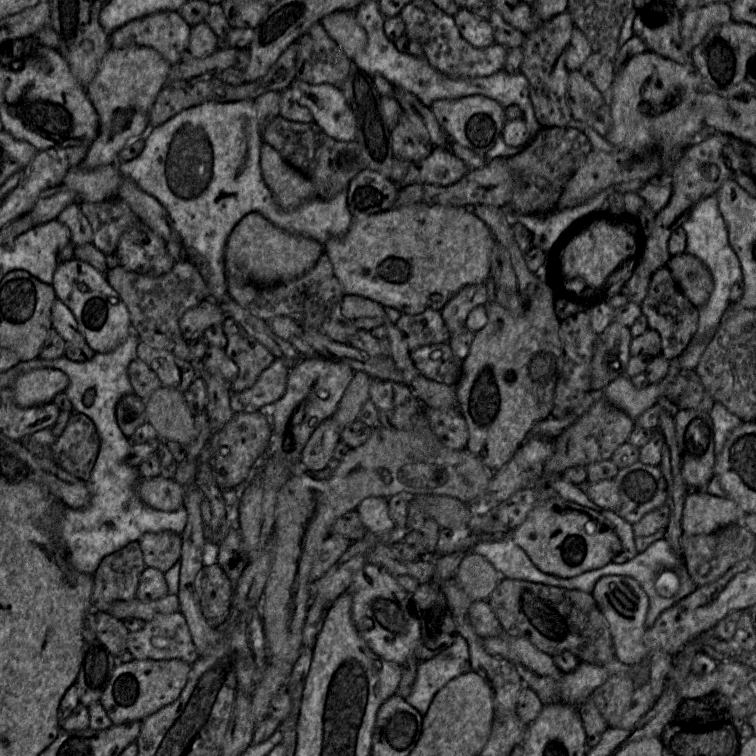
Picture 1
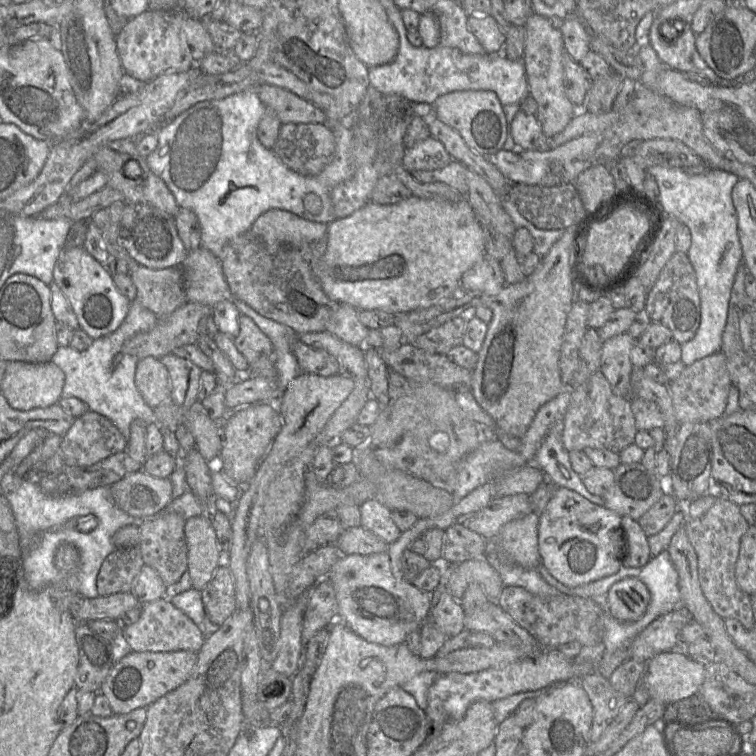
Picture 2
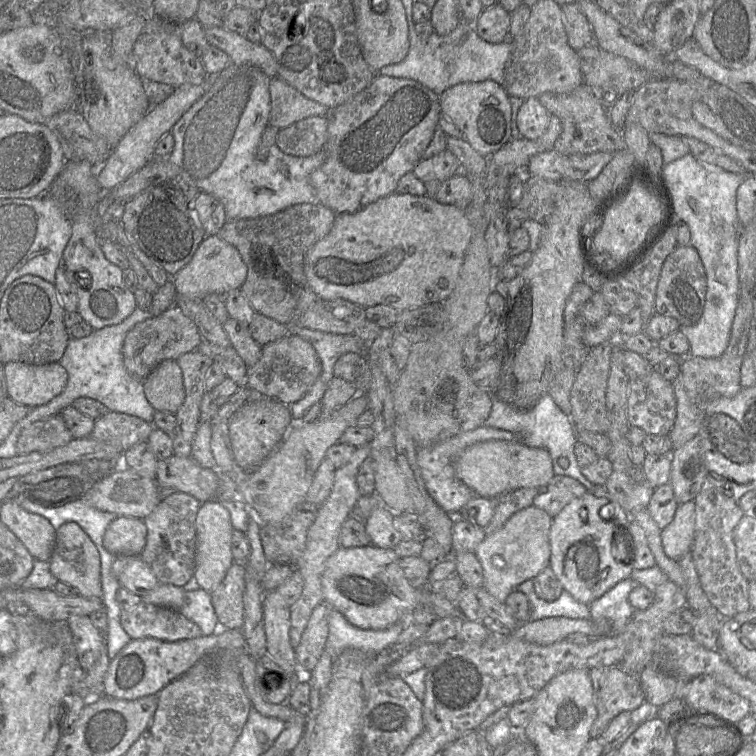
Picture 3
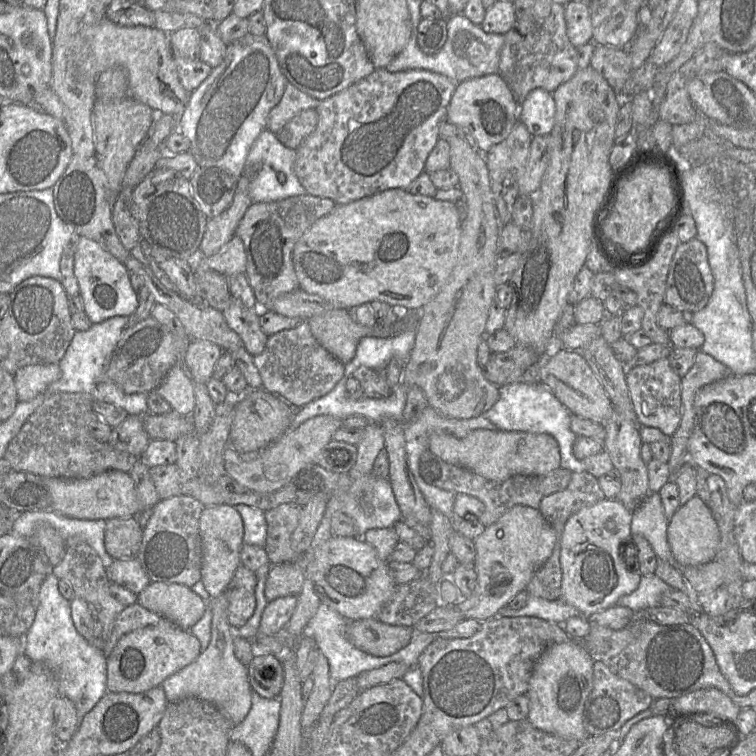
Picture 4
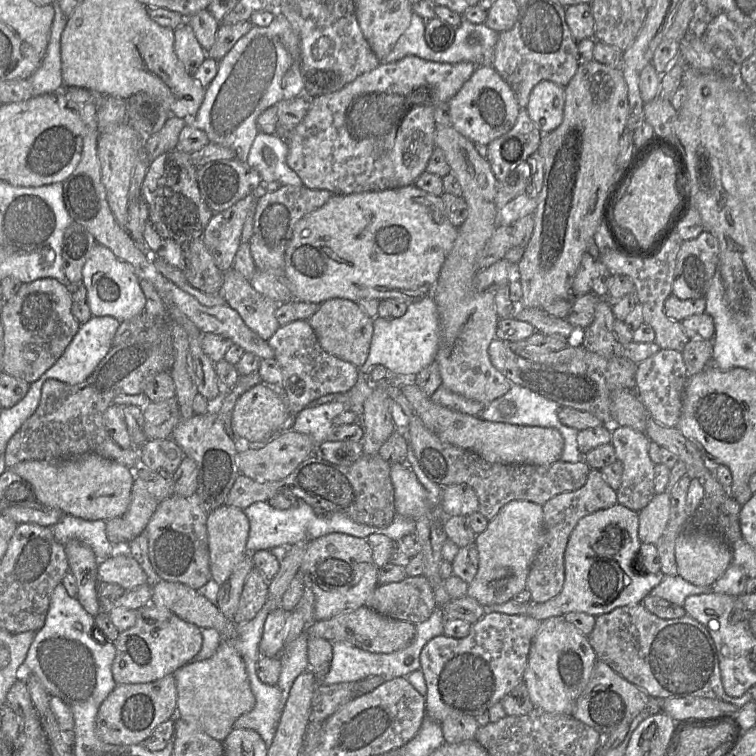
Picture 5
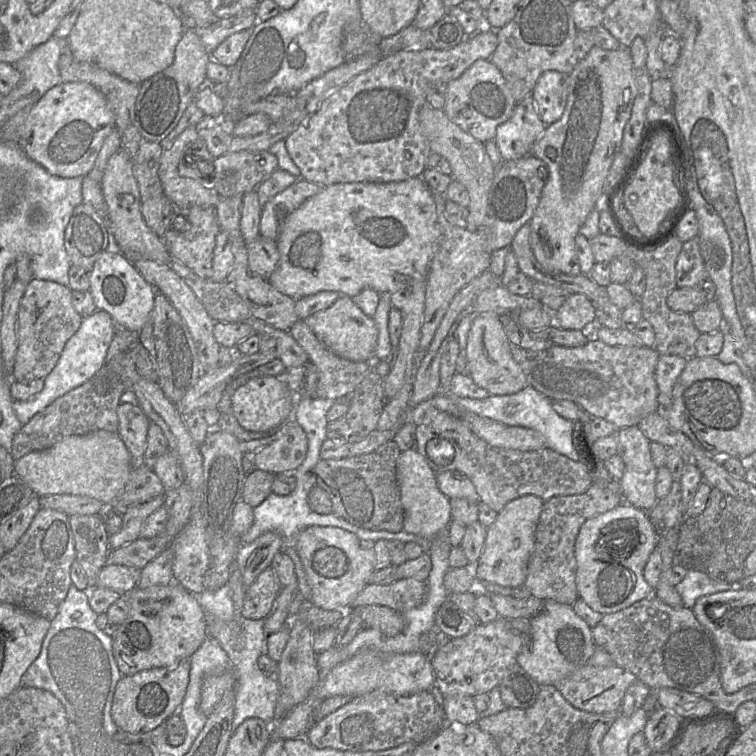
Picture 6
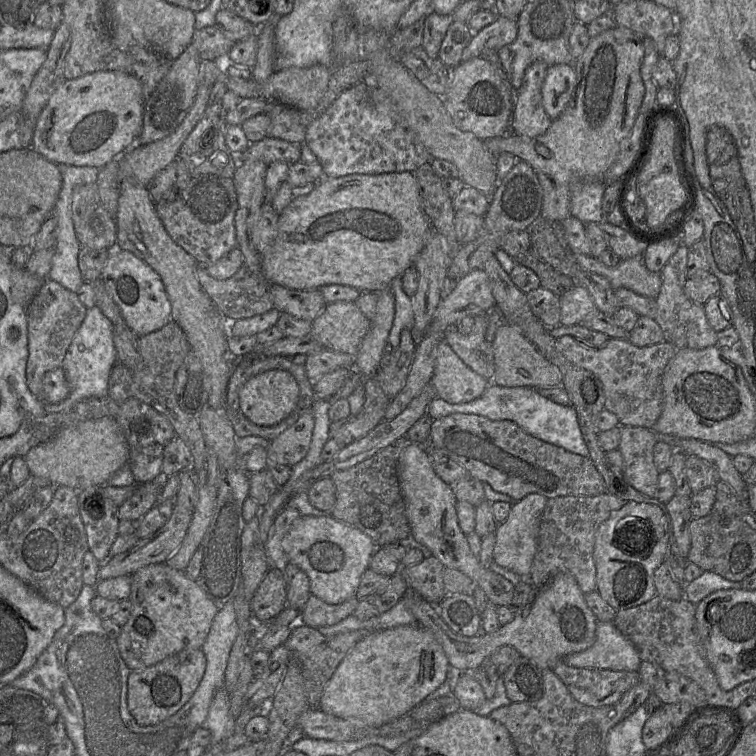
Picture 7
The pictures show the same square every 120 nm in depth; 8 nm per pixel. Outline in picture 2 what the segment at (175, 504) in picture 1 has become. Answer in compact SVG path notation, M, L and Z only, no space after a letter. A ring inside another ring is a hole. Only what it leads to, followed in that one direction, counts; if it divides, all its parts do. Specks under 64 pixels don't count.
M143 470L128 474L110 489L115 504L137 518L152 518L174 500L170 478L157 478Z

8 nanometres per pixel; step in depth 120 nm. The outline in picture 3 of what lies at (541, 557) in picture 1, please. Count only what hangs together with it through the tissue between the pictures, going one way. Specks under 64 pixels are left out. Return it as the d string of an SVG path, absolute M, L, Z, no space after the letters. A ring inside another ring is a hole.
M586 492L570 501L552 519L549 566L562 588L575 600L589 605L617 583L630 578L634 570L632 563L625 564L624 560L619 558L619 551L616 551L617 544L620 544L619 547L623 546L619 538L628 539L630 517L617 502Z

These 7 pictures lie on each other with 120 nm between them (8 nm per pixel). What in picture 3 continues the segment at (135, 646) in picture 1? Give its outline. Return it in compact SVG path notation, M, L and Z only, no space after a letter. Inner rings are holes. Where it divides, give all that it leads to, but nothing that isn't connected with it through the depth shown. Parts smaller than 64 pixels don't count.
M144 601L122 612L121 625L133 640L152 637L174 642L203 635L200 627L180 611Z

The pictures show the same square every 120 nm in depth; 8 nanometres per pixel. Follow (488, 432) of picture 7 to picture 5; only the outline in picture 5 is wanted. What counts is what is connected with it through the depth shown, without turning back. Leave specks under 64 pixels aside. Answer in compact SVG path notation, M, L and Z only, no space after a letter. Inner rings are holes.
M388 386L387 393L391 400L399 404L410 418L406 439L424 475L431 482L440 486L469 485L478 498L478 512L488 521L492 520L499 510L510 501L525 500L543 506L554 496L575 491L587 481L591 468L585 460L577 463L558 460L550 465L488 462L479 454L445 442L430 431L415 414L413 407L401 392L400 386Z

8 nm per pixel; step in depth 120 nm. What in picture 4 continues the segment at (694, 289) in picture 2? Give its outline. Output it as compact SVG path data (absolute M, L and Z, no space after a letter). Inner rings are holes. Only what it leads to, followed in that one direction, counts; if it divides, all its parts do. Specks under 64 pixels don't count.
M696 237L678 245L670 263L664 303L693 313L703 309L713 292L714 279L709 266L706 246Z

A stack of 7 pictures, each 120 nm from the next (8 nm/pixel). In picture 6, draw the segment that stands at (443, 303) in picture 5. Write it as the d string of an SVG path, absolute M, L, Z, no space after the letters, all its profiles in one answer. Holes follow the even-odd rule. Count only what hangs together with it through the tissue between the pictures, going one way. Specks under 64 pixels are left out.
M428 103L420 110L419 120L431 151L448 160L452 177L467 189L470 202L466 229L471 232L477 231L486 225L488 200L497 169L486 152L484 143L453 123L444 110L435 109ZM491 312L473 315L463 350L466 357L465 373L490 395L514 394L528 386L523 372L512 357L510 341L499 316Z

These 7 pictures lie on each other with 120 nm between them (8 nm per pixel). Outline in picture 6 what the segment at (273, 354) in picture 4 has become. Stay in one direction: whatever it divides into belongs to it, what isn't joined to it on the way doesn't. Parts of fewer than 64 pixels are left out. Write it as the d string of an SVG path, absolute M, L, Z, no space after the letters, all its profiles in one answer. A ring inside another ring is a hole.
M298 320L294 323L288 329L288 332L305 350L308 356L302 393L298 395L300 397L308 397L310 399L343 399L347 394L353 393L370 368L369 362L346 360L329 351L303 320Z

